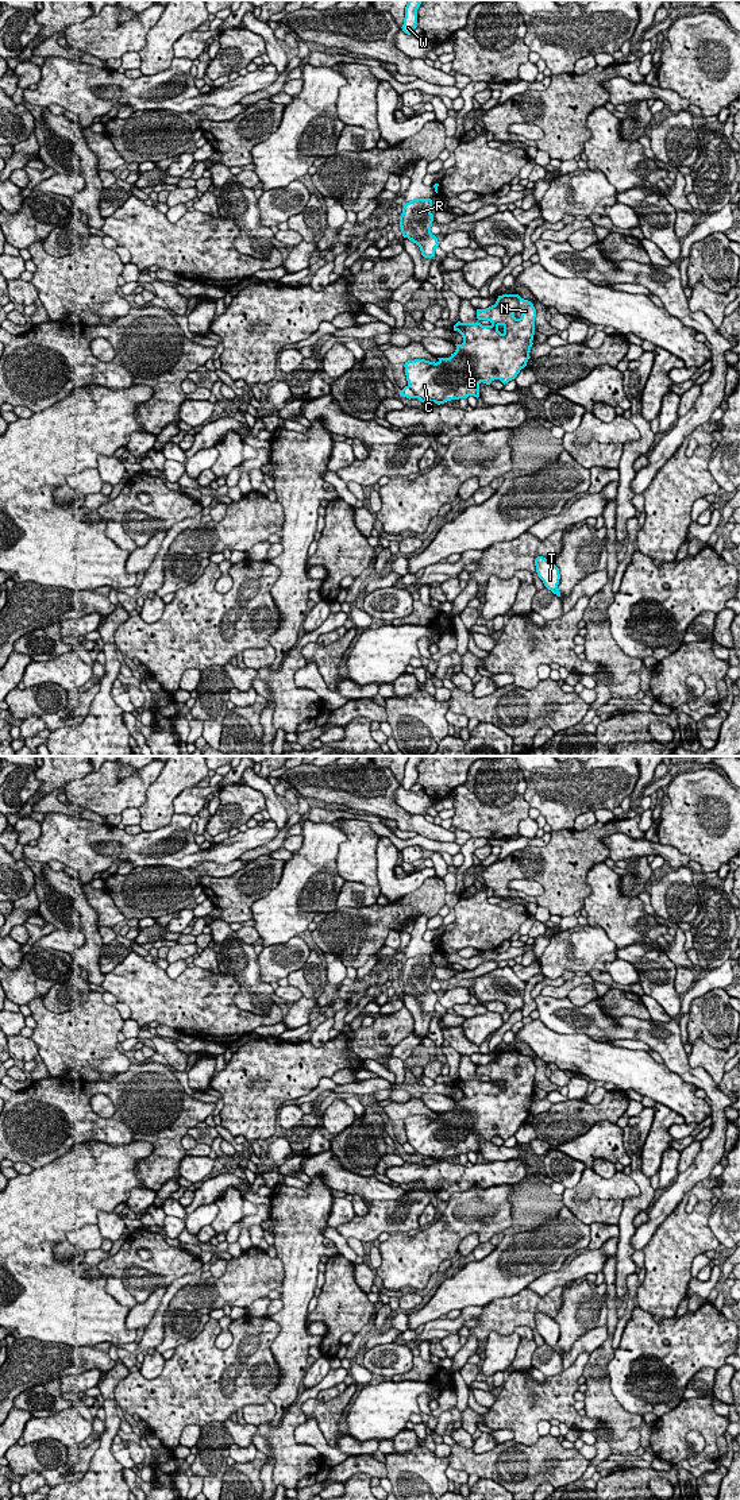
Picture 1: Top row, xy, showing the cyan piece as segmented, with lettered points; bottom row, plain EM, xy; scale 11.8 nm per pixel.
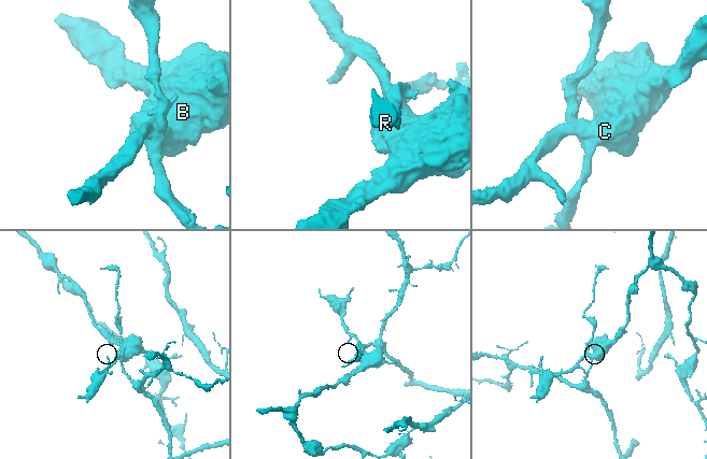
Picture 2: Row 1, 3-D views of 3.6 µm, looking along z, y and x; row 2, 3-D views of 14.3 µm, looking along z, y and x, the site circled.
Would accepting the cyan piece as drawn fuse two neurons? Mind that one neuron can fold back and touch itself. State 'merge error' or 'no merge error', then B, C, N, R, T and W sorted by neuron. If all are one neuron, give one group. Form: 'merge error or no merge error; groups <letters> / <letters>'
merge error; groups B C N / R T W

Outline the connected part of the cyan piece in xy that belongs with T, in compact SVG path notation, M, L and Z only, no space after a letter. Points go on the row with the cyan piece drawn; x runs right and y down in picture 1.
M537 556L535 559L535 566L537 577L543 581L544 586L560 597L560 591L558 589L560 579L559 568L551 560L543 556Z

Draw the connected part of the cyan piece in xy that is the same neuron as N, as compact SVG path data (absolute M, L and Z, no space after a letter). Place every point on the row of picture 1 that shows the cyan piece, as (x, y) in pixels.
M519 294L498 296L494 305L486 309L477 309L477 323L458 321L454 325L454 331L462 335L463 343L455 344L456 350L450 358L438 358L439 360L436 363L425 359L415 359L404 365L408 387L421 402L429 401L440 405L451 400L467 398L469 396L478 398L481 382L490 385L494 379L500 379L504 385L508 383L517 377L531 358L535 317L536 309L531 301L521 298Z

